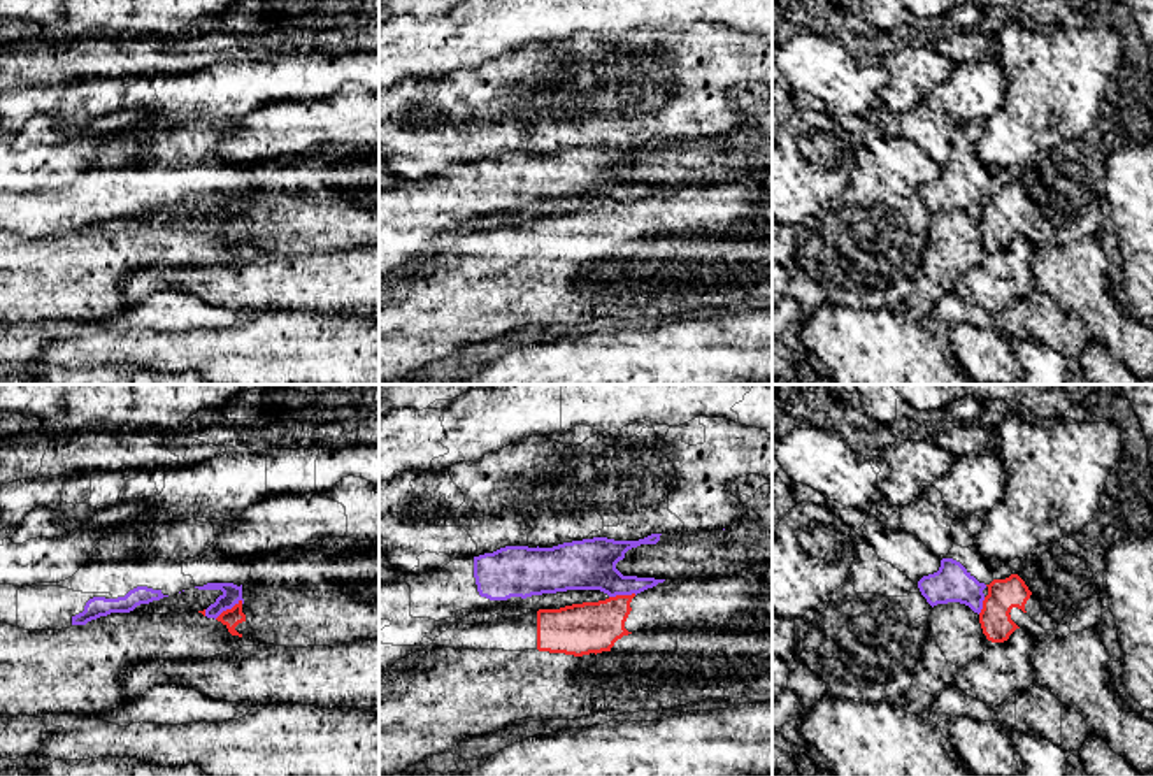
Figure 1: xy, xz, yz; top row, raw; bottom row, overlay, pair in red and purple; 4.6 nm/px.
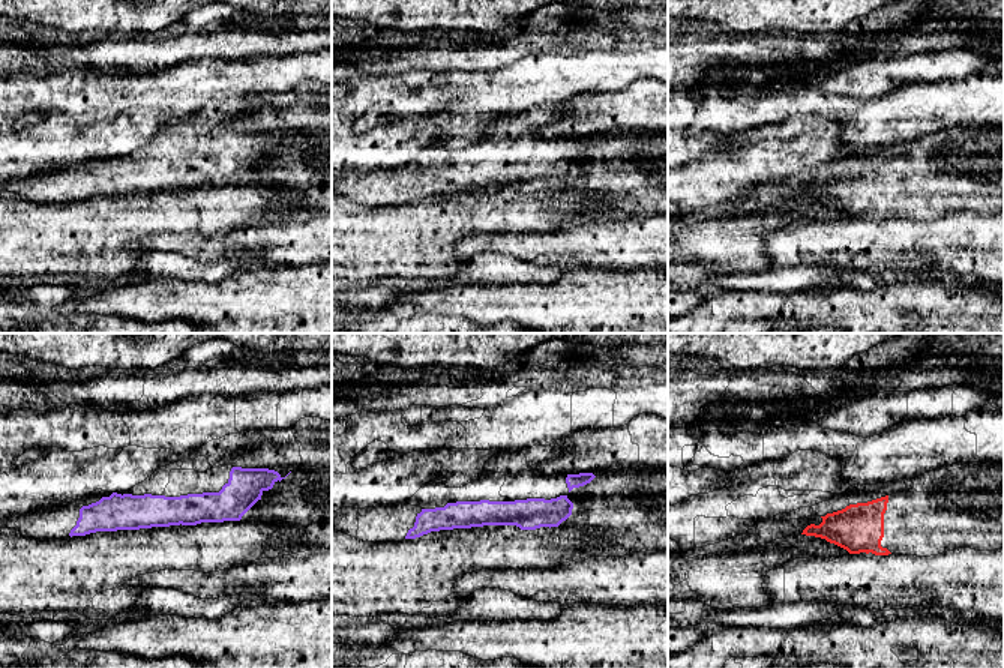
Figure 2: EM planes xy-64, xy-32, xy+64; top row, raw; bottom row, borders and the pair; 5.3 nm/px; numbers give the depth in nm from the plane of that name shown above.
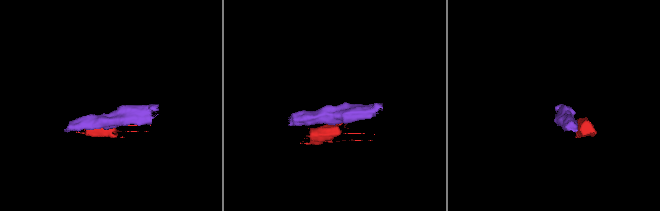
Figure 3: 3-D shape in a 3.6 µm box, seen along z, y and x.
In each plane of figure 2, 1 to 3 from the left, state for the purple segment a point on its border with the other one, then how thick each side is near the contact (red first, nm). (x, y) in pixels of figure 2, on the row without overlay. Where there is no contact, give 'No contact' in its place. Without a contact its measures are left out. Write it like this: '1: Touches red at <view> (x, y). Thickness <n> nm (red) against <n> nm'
1: No contact
2: No contact
3: No contact

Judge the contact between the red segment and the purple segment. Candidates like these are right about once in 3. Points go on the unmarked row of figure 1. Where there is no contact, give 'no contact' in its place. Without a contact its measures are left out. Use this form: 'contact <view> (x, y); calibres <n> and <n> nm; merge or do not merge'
contact xy (229, 216); calibres 80 and 90 nm; do not merge

